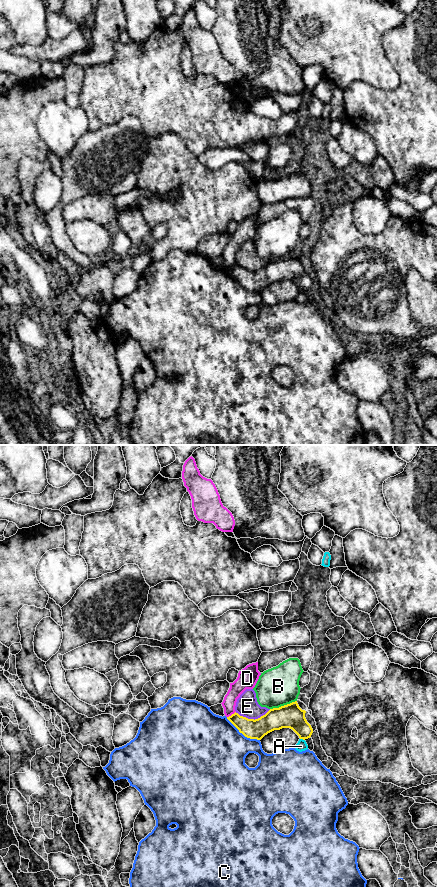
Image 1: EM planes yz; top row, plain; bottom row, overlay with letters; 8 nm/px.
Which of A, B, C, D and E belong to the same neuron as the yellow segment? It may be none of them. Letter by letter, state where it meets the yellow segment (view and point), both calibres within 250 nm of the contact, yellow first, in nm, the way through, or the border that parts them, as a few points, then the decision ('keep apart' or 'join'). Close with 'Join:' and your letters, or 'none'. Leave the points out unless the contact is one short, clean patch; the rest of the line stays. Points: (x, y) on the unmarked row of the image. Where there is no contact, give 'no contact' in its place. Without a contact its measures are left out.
A: yz (302, 290) | 190/80 nm | keep apart
B: yz (284, 257) | 190/320 nm | keep apart
C: yz (242, 285) | 160/480 nm | keep apart
D: yz (232, 266) | 160/110 nm | along yz (235, 263), (227, 269) | keep apart
E: yz (252, 271) | 180/180 nm | keep apart
Join: none

